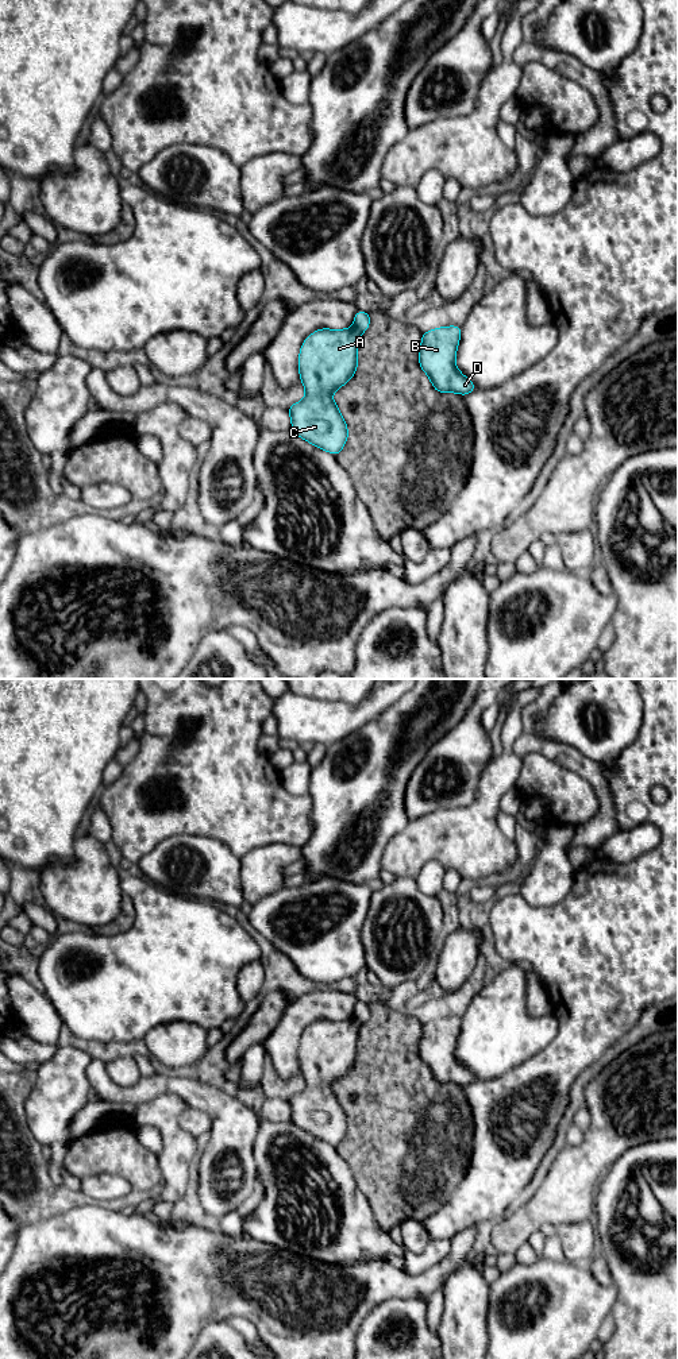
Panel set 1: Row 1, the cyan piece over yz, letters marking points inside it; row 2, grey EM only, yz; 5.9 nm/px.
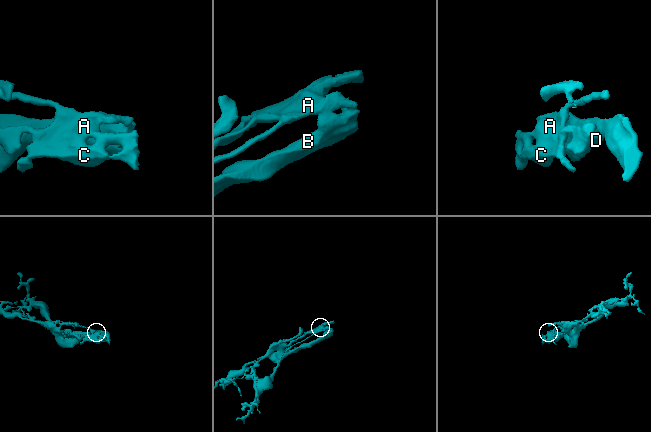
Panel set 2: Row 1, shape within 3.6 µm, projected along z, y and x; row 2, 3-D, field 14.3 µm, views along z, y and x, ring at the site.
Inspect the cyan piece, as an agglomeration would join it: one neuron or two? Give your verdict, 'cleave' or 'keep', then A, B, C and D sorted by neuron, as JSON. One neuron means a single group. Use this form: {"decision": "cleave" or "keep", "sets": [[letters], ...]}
{"decision": "keep", "sets": [["A", "B", "C", "D"]]}

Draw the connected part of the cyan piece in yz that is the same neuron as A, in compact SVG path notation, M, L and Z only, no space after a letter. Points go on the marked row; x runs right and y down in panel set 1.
M358 310L351 328L317 329L300 347L298 374L305 397L288 408L290 429L335 456L343 449L348 429L332 394L357 372L359 339L369 327L369 313Z

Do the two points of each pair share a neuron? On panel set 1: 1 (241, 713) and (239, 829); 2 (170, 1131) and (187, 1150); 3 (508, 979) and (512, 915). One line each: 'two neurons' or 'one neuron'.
1: one neuron
2: one neuron
3: two neurons

